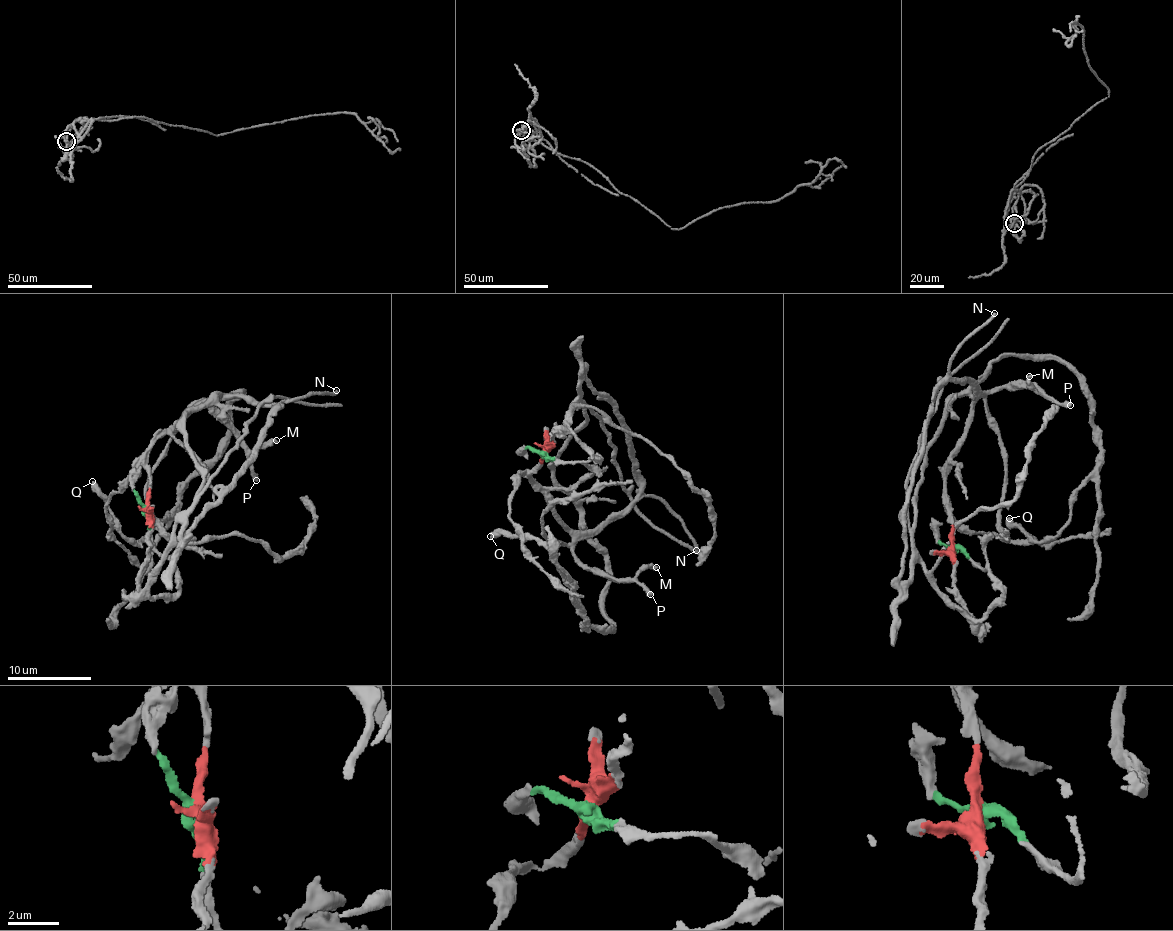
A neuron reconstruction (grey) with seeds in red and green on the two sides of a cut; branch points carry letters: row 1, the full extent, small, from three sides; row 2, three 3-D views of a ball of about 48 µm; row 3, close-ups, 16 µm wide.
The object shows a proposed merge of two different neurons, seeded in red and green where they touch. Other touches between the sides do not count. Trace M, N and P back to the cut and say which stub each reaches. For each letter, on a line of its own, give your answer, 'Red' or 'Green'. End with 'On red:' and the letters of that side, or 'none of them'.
M: Red
N: Red
P: Red
On red: M, N, P

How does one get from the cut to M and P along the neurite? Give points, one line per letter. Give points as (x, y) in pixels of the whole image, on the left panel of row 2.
M: (146, 508), (150, 442), (198, 404), (205, 401), (222, 410), (248, 450), (265, 447), (277, 440)
P: (146, 508), (150, 442), (204, 402), (222, 410), (256, 481)

